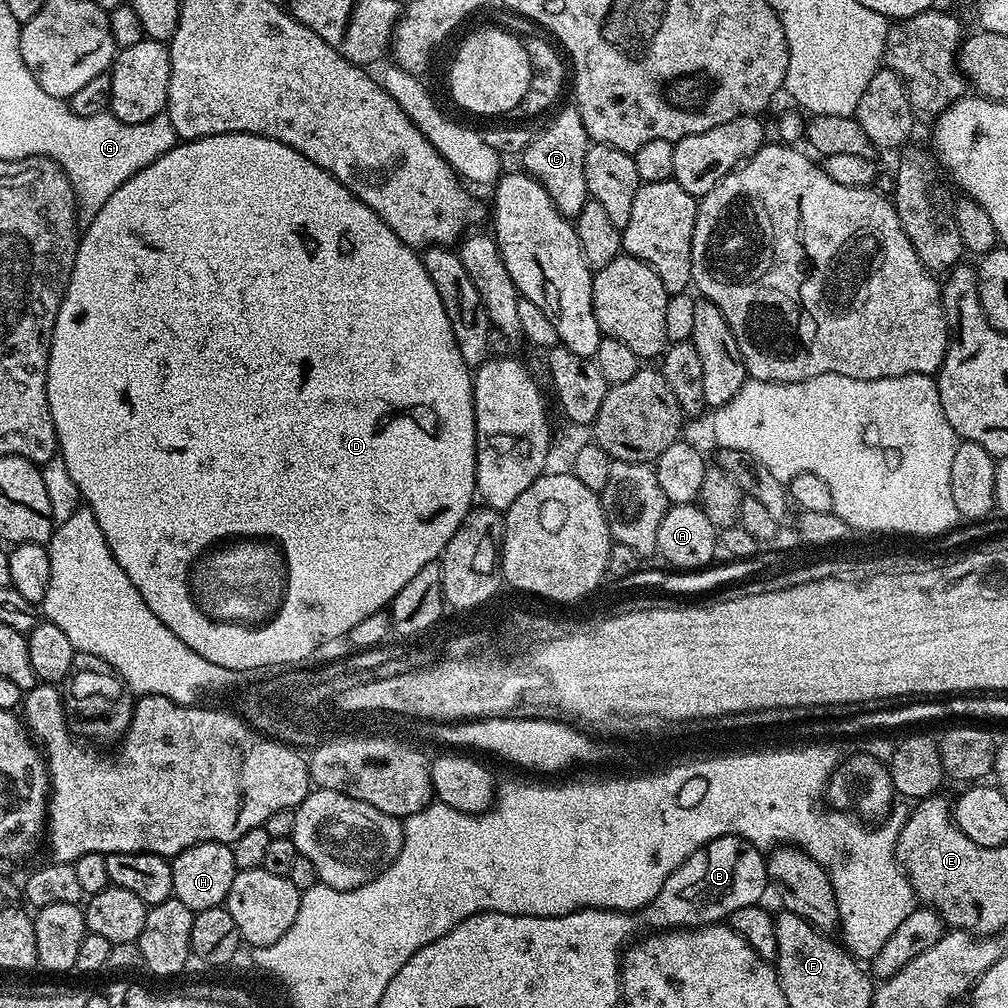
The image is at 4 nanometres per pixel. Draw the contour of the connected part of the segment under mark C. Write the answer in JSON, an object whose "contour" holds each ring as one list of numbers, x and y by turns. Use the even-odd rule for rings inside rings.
{"contour":[[568,106,565,112,558,113,549,122,545,132,535,133,533,141,526,146,522,155,523,171,543,186,557,210,569,218,575,218,590,199,584,169,584,159,589,147,590,141,582,126,580,113,575,107]]}

